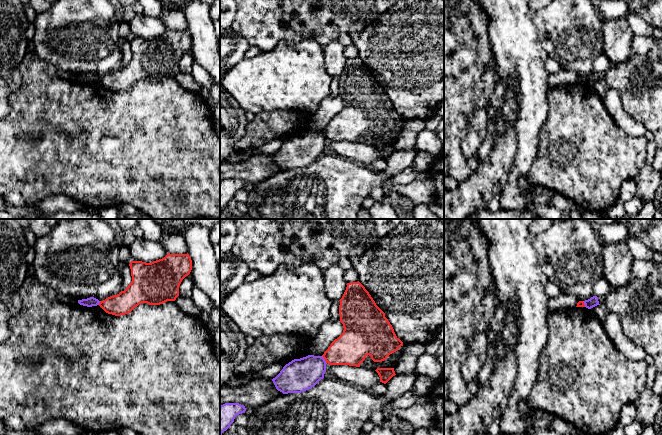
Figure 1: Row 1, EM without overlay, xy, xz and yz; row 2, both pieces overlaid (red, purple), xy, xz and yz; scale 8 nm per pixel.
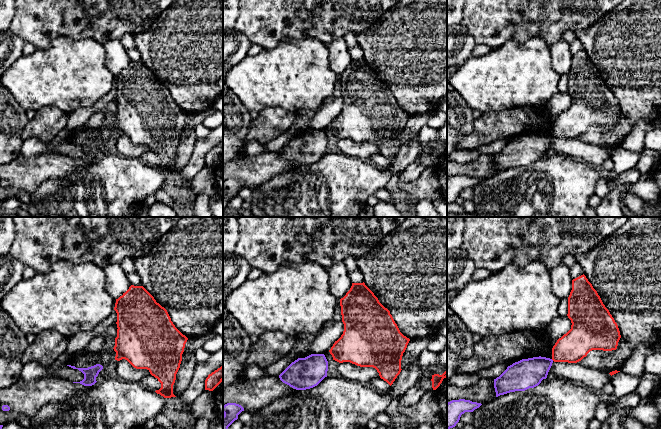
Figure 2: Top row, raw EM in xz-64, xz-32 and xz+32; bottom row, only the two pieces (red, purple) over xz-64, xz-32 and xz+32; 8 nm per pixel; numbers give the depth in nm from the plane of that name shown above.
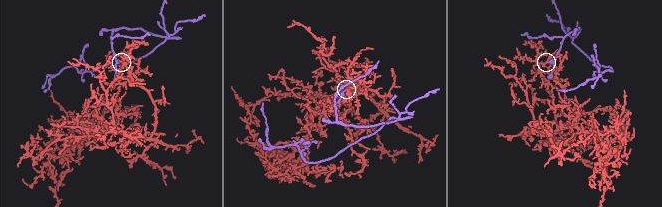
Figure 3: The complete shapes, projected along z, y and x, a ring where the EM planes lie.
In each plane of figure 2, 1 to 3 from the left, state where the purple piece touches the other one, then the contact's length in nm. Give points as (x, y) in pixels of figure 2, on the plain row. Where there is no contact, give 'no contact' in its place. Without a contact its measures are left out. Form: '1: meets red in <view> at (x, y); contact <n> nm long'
1: no contact
2: no contact
3: no contact

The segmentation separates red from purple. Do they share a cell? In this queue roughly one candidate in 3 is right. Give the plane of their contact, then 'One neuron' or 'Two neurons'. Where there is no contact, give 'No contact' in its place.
Touches red in xz. Two neurons

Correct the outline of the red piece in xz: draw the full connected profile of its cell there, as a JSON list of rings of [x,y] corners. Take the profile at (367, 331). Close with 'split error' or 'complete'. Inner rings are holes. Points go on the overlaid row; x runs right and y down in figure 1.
[[[359,281],[347,283],[339,301],[344,330],[322,355],[326,363],[360,367],[368,355],[382,362],[403,346],[385,313]]] | complete

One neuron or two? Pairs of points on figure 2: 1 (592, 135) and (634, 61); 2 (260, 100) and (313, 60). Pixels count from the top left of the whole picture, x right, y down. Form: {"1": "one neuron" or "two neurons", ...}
{"1": "one neuron", "2": "one neuron"}

